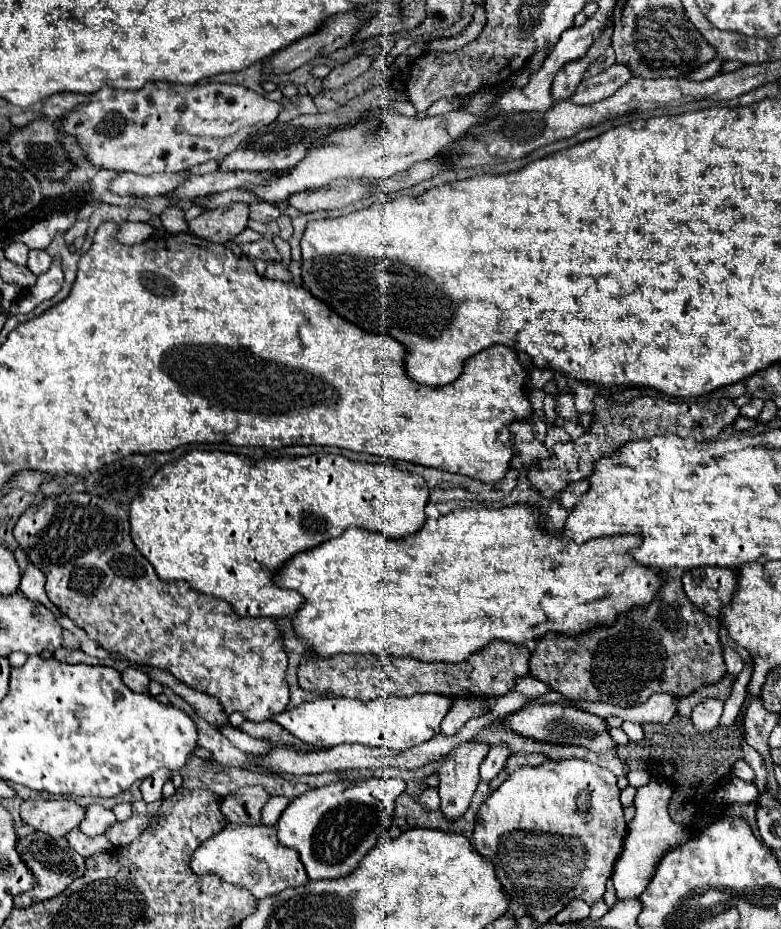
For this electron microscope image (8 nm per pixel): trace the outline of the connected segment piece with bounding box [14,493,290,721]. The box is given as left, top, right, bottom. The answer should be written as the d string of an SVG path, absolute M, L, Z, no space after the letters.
M90 493L46 497L20 515L14 537L28 559L44 571L48 599L108 653L118 653L128 661L152 667L166 667L188 687L214 695L228 715L240 711L248 721L266 721L270 715L286 709L290 701L286 683L288 657L276 621L234 615L228 601L204 595L186 581L162 581L152 563L136 549L130 537L128 511L118 501Z

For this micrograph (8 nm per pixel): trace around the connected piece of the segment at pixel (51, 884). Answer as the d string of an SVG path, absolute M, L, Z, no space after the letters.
M32 833L32 835L24 837L24 839L20 839L18 851L20 851L22 859L26 859L26 865L30 867L30 871L34 871L34 875L38 879L38 887L34 887L28 893L18 895L18 899L14 899L16 907L30 907L30 905L34 905L38 901L46 901L46 899L52 899L54 895L60 895L62 891L68 889L68 885L74 879L78 879L86 871L84 857L78 855L72 847L68 847L66 837L52 839L52 837L44 835L44 833Z

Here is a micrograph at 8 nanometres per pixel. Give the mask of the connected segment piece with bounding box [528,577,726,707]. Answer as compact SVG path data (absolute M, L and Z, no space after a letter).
M666 577L664 581L664 587L656 595L658 599L654 599L646 609L634 609L620 615L612 627L592 629L578 637L548 633L538 639L528 661L530 675L570 701L604 701L618 707L644 703L652 693L688 697L698 687L720 681L726 675L722 645L718 641L720 619L700 611L684 593L680 579Z

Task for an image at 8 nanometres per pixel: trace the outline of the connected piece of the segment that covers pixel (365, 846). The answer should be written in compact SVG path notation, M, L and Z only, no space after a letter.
M364 779L364 781L336 781L318 789L310 789L298 797L294 797L276 823L278 841L284 847L292 847L300 853L300 861L304 863L310 879L338 879L348 875L358 867L362 857L378 843L380 835L390 829L394 801L400 793L404 793L404 779Z

